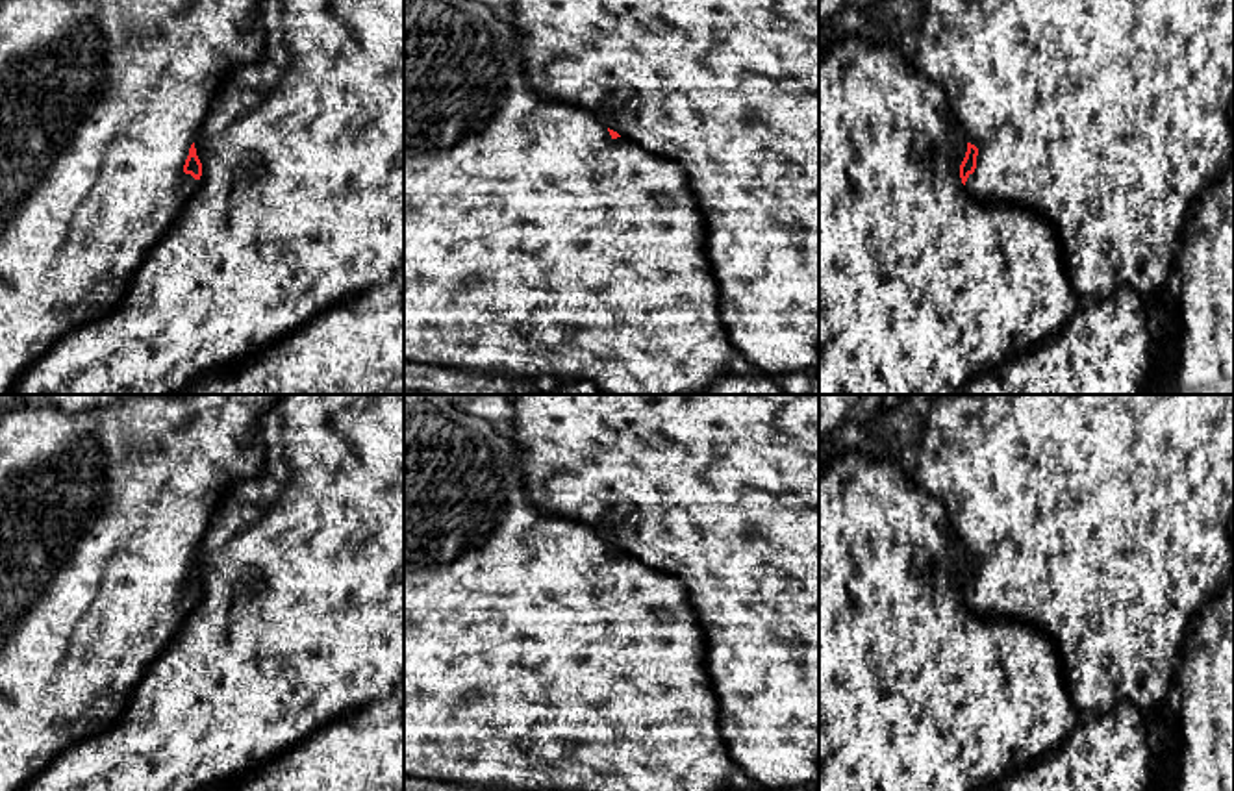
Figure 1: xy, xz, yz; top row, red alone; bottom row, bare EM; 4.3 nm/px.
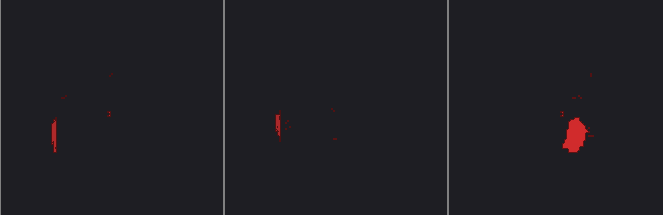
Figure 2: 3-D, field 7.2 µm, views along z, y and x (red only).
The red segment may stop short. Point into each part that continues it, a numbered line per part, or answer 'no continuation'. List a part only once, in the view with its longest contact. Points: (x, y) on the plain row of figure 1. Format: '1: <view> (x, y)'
1: yz (1101, 519)

